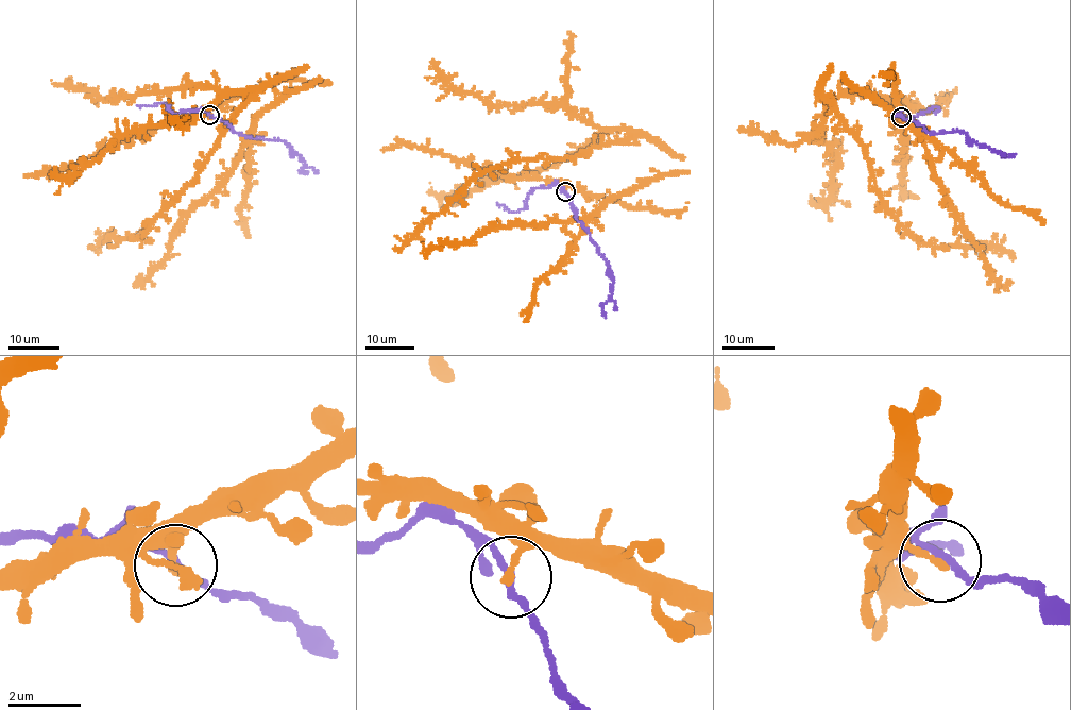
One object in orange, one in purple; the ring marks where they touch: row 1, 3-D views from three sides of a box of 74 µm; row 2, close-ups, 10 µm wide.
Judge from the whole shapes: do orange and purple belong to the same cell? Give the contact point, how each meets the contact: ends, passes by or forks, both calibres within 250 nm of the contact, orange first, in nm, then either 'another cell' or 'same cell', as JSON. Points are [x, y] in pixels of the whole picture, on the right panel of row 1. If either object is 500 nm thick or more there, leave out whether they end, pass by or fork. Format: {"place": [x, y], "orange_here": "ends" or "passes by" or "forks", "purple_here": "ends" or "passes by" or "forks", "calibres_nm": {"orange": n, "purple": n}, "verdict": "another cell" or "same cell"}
{"place": [901, 117], "orange_here": "ends", "purple_here": "passes by", "calibres_nm": {"orange": 200, "purple": 190}, "verdict": "another cell"}

